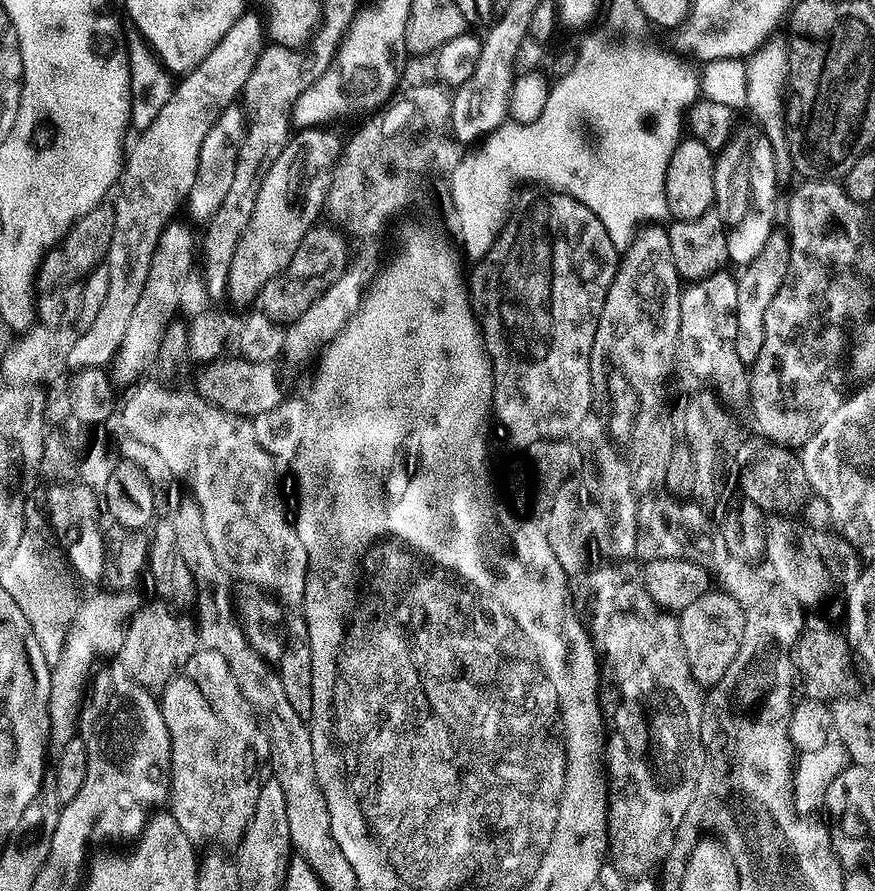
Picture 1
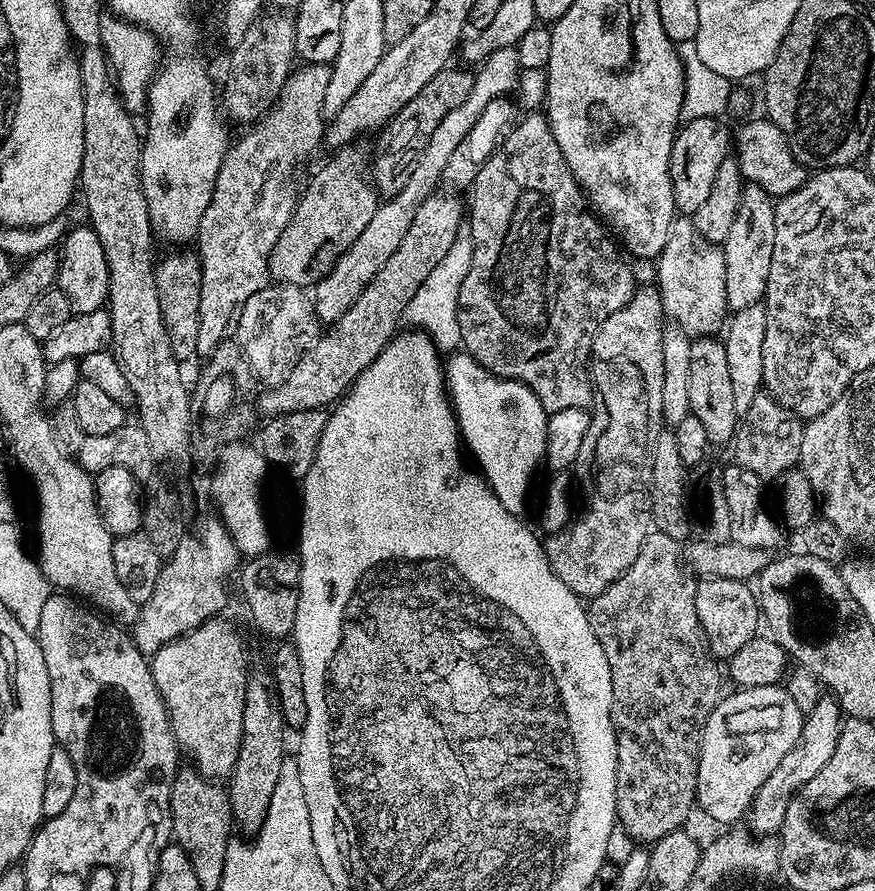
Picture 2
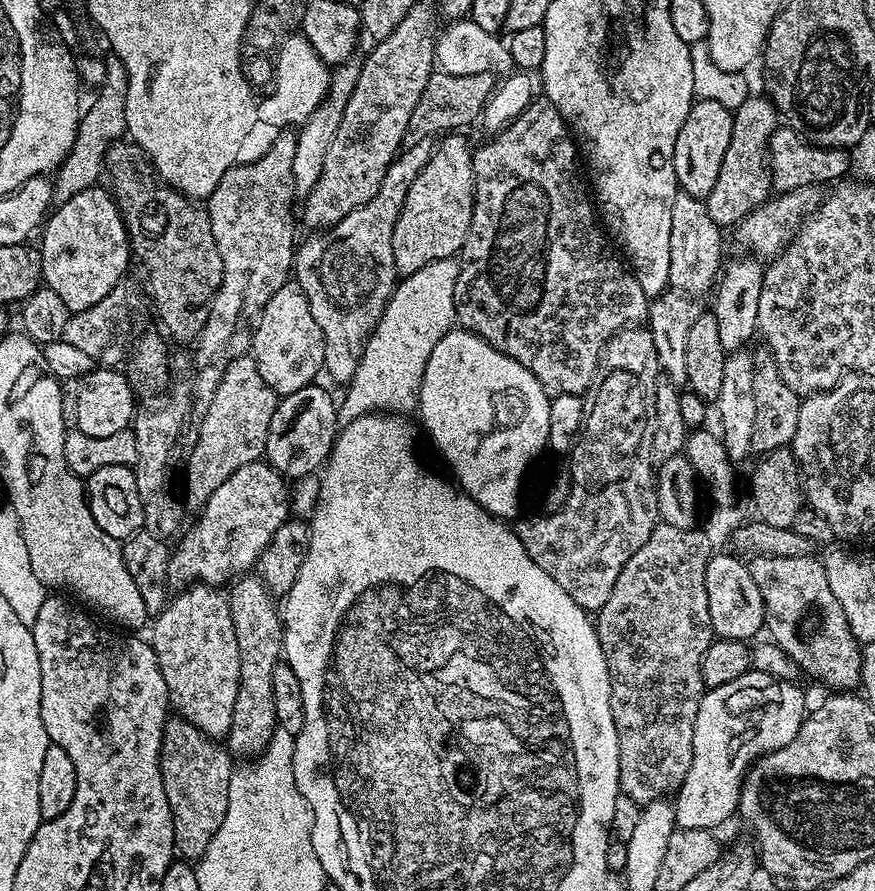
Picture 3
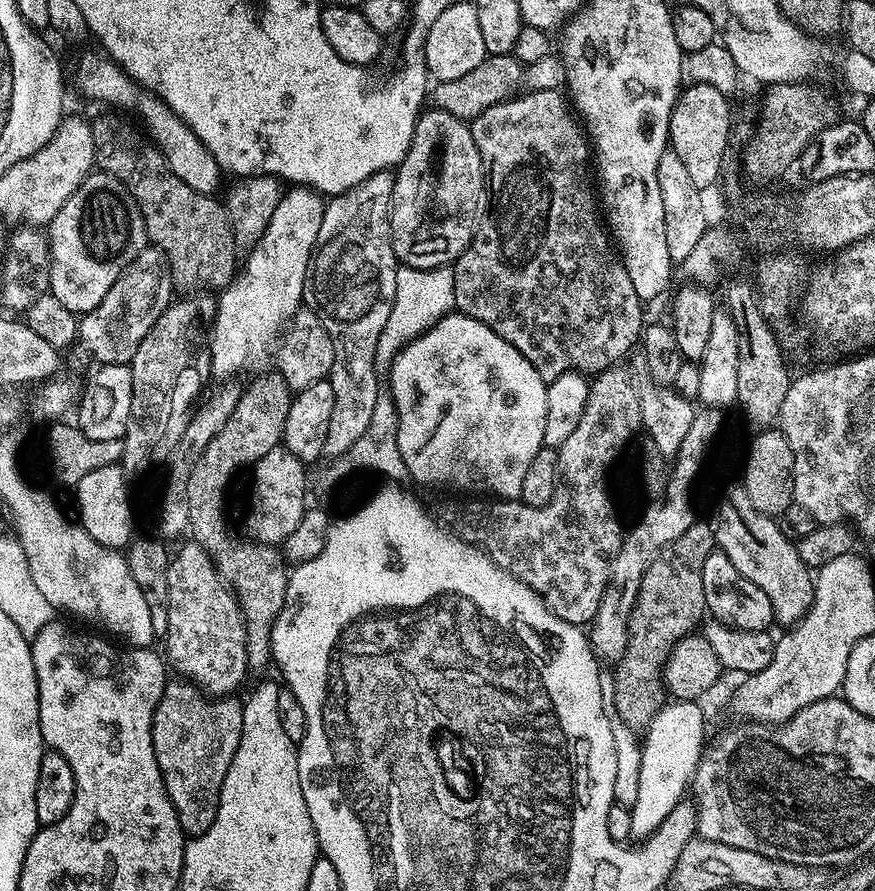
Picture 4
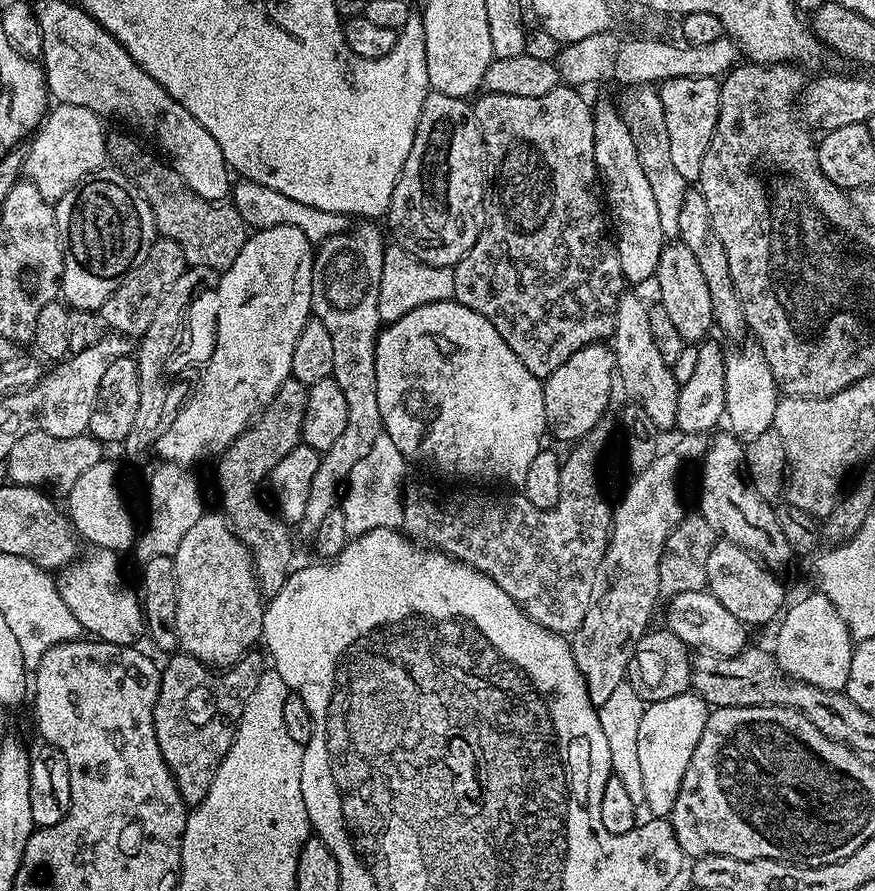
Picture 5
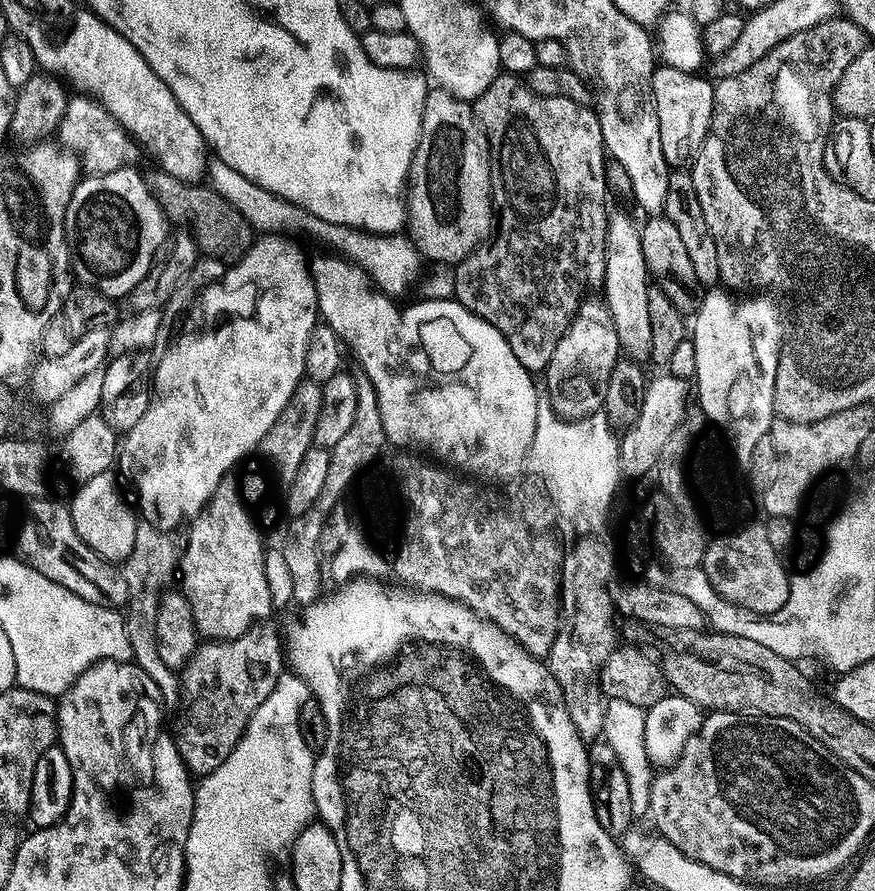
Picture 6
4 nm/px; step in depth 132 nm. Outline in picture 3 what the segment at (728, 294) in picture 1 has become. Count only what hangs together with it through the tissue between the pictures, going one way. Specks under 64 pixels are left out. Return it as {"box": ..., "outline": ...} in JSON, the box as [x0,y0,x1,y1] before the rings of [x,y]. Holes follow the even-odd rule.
{"box":[670,191,722,294],"outline":[[[677,191],[670,210],[670,278],[673,289],[689,294],[704,292],[717,283],[722,272],[720,264],[720,236],[722,230],[710,218],[703,199]]]}

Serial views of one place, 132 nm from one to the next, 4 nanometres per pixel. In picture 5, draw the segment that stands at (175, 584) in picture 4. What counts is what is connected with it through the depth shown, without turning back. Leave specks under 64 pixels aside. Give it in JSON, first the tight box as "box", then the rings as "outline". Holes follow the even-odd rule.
{"box":[175,510,265,666],"outline":[[[212,510],[205,511],[203,516],[190,526],[182,546],[175,554],[176,589],[178,590],[178,642],[179,651],[198,658],[209,666],[231,666],[247,656],[252,644],[264,634],[265,597],[256,582],[256,572],[252,568],[252,555],[248,548],[232,532],[223,515],[215,516]]]}

